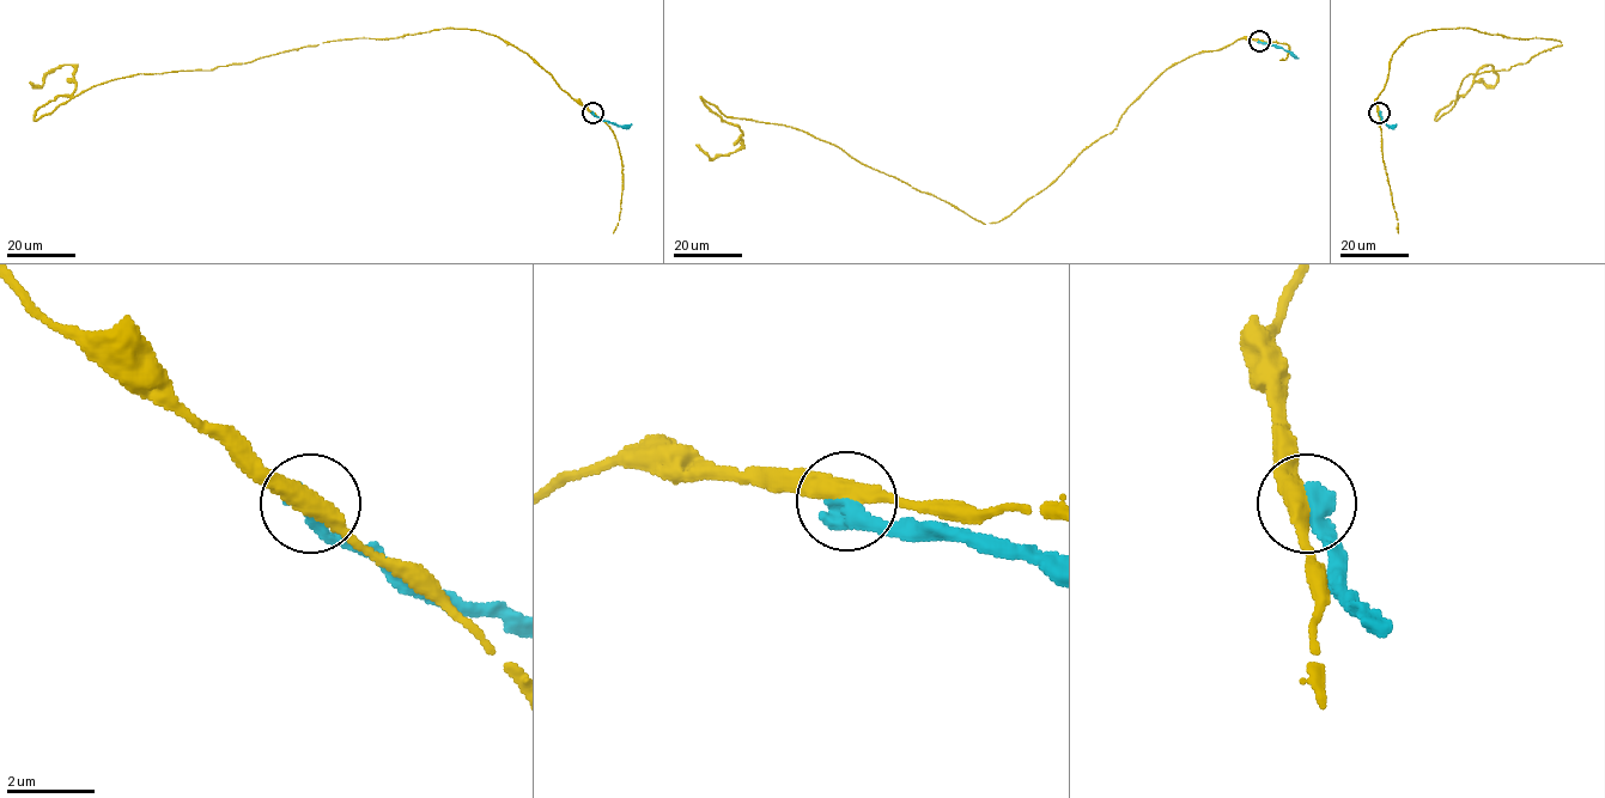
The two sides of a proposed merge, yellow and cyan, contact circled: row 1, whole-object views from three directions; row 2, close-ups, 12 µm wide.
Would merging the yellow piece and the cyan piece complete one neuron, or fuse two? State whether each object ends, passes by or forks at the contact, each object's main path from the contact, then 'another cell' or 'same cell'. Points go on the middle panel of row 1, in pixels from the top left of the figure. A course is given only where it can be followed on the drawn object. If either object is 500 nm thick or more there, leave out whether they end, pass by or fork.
yellow passes by; cyan ends there; yellow runs (1259, 41), (1173, 64), (1117, 128), (997, 223), (700, 97), (740, 129), (741, 145), (710, 159), (695, 145); cyan runs (1259, 41), (1282, 47), (1299, 59); another cell

